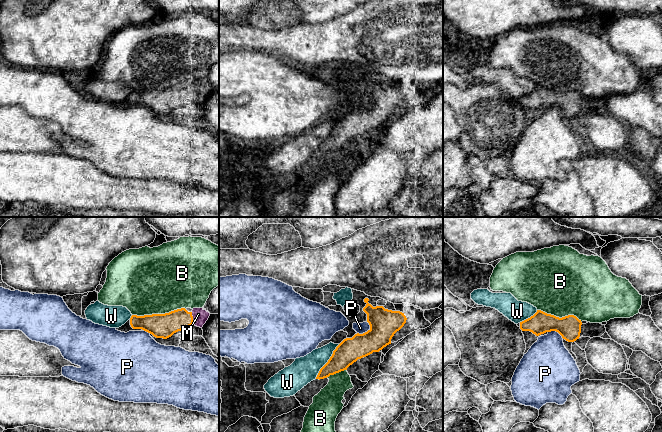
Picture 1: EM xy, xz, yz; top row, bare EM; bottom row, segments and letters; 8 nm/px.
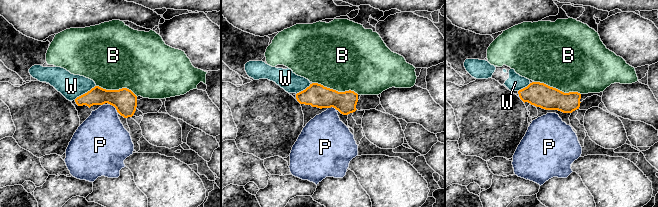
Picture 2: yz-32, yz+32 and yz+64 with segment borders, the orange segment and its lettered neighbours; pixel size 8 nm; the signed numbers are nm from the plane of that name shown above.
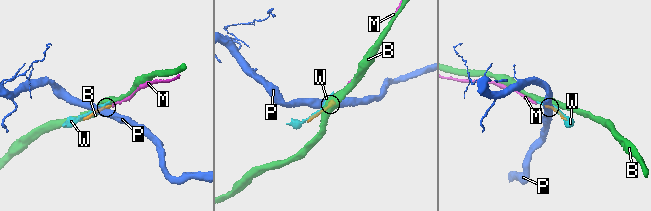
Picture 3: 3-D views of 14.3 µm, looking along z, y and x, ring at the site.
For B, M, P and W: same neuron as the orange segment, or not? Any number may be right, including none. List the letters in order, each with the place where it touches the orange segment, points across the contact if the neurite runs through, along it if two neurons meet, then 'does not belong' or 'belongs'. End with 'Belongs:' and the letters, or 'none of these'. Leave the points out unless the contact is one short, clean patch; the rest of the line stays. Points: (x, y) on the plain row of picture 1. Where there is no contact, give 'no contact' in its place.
B: xy (158, 90) | does not belong
M: xy (192, 94) | belongs
P: xz (367, 107) | along xz (367, 97), (369, 104), (362, 109), (357, 109) | does not belong
W: xz (328, 137) | does not belong
Belongs: M

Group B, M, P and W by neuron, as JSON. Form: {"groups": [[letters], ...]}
{"groups": [["B"], ["M"], ["P"], ["W"]]}

